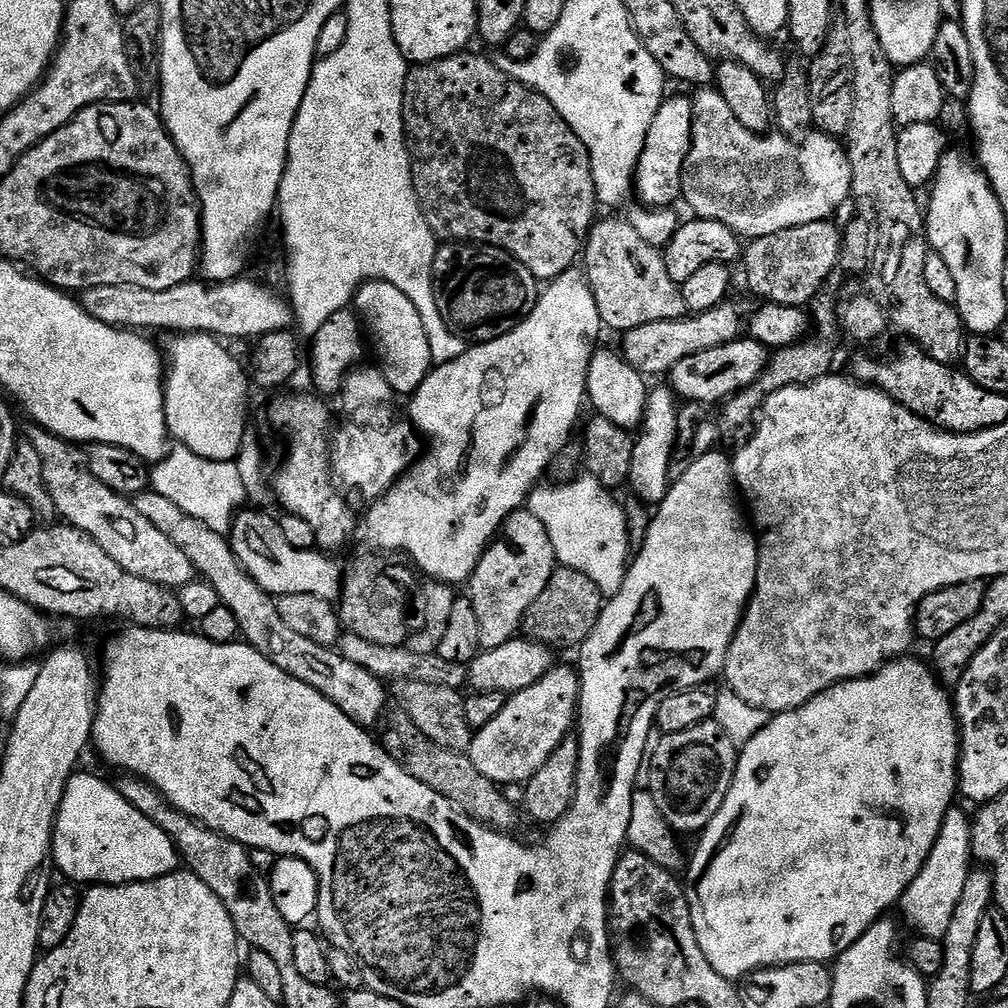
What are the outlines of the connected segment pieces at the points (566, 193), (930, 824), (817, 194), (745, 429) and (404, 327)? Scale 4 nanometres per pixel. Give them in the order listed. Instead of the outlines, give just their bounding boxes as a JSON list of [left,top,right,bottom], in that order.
[[404,50,598,282],[686,658,960,982],[680,86,850,238],[718,294,842,441],[354,280,434,397]]

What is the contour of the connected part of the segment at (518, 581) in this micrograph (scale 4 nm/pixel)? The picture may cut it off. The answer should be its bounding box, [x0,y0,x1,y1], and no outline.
[470,510,557,649]

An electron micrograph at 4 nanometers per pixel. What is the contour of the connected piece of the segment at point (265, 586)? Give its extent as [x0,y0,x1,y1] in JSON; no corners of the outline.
[230,510,342,601]

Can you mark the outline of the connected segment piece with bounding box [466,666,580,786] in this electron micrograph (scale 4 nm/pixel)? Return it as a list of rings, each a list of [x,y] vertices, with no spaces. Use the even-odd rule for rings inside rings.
[[[554,666],[534,686],[521,692],[511,693],[505,699],[502,711],[486,726],[475,729],[472,745],[468,747],[466,755],[478,766],[478,771],[486,778],[490,778],[498,785],[518,783],[527,785],[530,777],[538,774],[542,766],[546,766],[546,758],[558,750],[563,740],[569,739],[574,721],[578,716],[580,703],[580,673],[575,667],[560,668]]]

